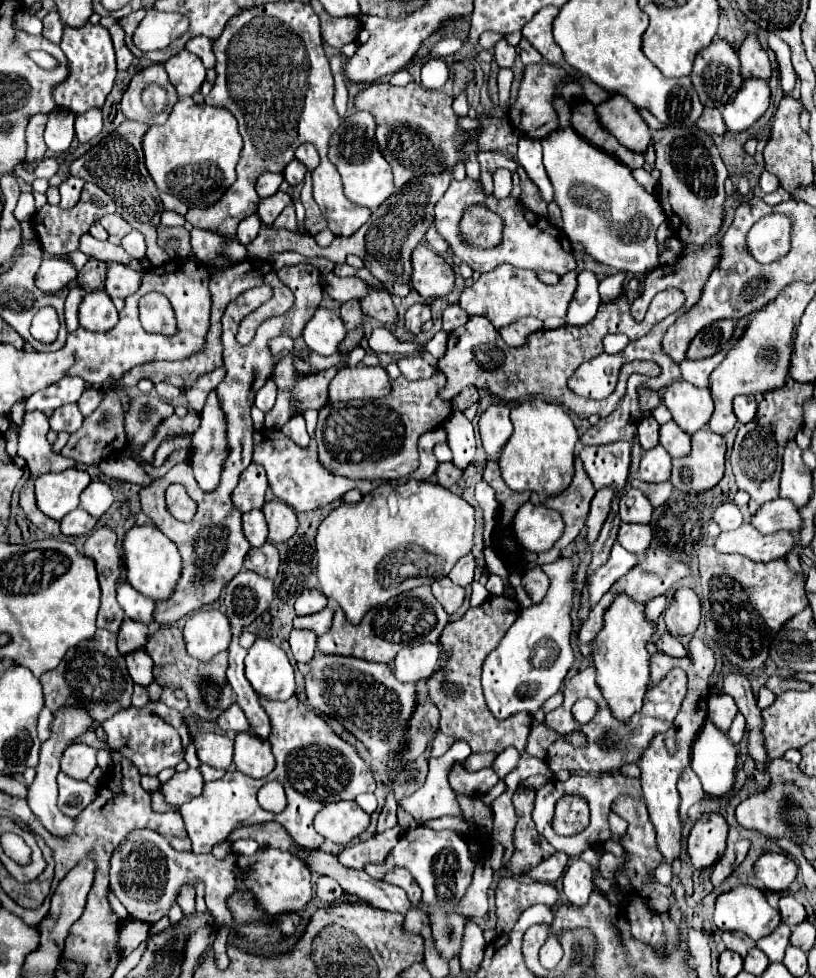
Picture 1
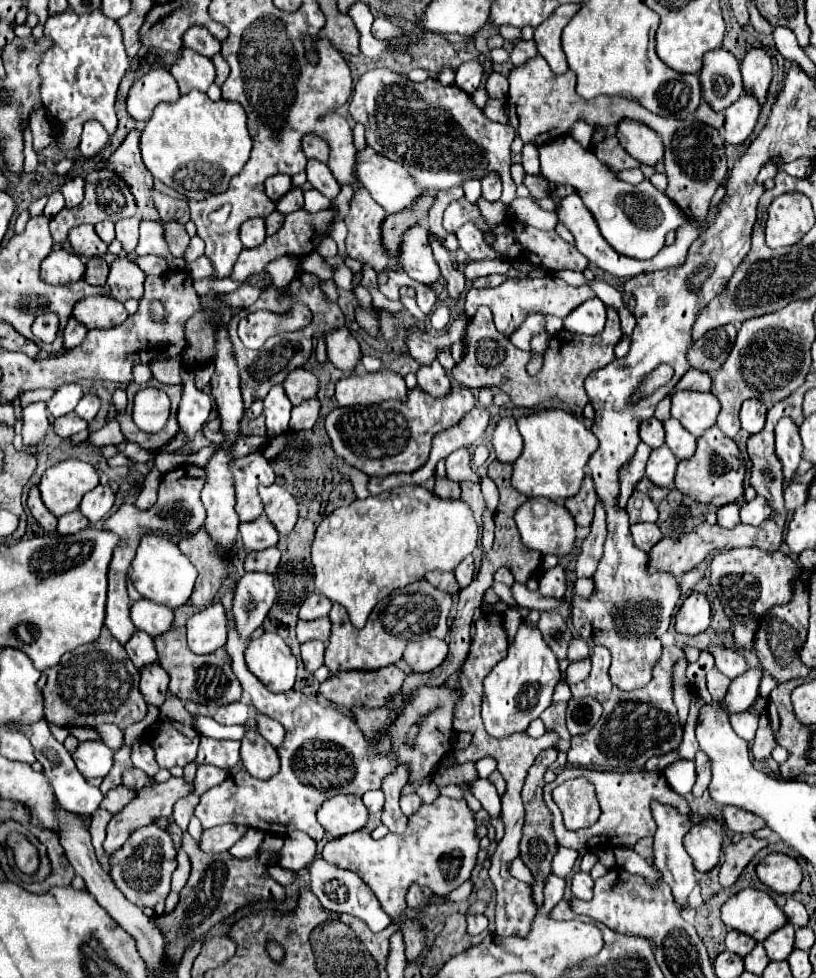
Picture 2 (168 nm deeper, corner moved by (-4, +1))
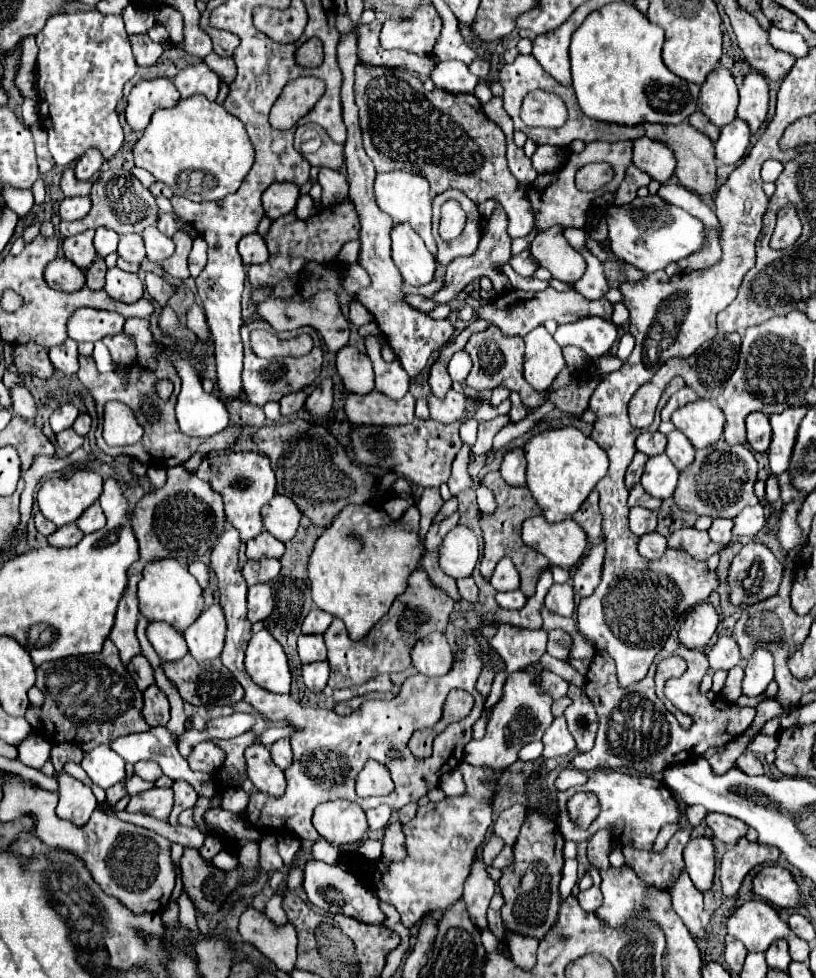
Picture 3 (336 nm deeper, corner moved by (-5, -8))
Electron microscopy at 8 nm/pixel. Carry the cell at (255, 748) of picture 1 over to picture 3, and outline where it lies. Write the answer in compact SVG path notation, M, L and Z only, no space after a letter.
M252 744L250 748L246 748L244 758L248 766L248 778L260 792L266 792L272 796L284 794L284 788L286 788L284 772L274 764L266 746Z

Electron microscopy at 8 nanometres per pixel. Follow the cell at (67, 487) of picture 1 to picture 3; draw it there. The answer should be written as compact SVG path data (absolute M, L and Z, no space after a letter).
M76 470L70 478L56 476L42 482L38 490L38 506L50 522L64 526L76 522L100 494L102 476L92 470Z

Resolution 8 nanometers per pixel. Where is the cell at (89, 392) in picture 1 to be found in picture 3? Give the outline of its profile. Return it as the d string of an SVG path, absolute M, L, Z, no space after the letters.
M82 412L82 414L76 418L76 422L74 422L74 426L72 426L72 428L74 428L80 436L86 436L86 434L88 434L88 430L90 430L90 424L92 424L90 414Z

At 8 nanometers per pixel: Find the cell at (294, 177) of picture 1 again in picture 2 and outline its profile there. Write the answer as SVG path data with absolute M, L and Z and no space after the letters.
M313 159L313 161L307 163L307 181L309 181L317 191L321 191L327 199L331 199L331 201L333 201L333 199L339 195L339 191L341 191L341 185L335 181L331 169L329 169L325 163L317 161L317 159Z

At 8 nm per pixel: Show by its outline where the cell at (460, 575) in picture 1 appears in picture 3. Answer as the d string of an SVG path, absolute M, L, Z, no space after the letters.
M468 576L468 578L460 578L460 580L456 580L458 582L458 592L460 592L460 596L464 598L464 600L468 600L468 602L476 602L476 596L478 596L478 588L476 588L476 584L474 584L474 580Z

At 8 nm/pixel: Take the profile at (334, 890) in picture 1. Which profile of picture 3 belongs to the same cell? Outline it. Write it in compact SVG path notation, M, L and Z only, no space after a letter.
M308 860L304 864L304 890L308 894L308 900L326 912L344 914L344 916L350 916L350 918L362 920L364 924L374 924L374 926L384 926L386 922L386 914L380 910L378 896L354 874L344 872L340 866L326 864L320 860Z

